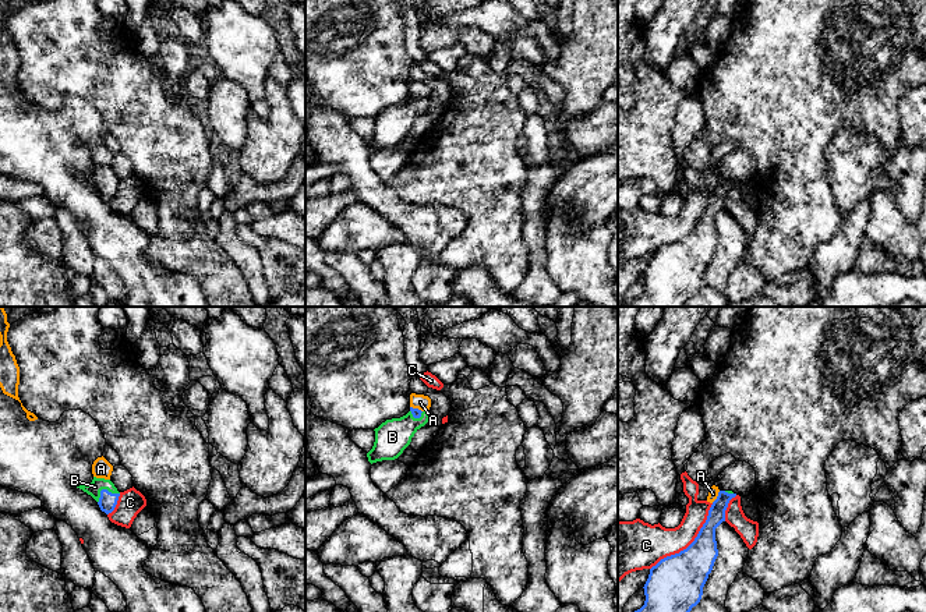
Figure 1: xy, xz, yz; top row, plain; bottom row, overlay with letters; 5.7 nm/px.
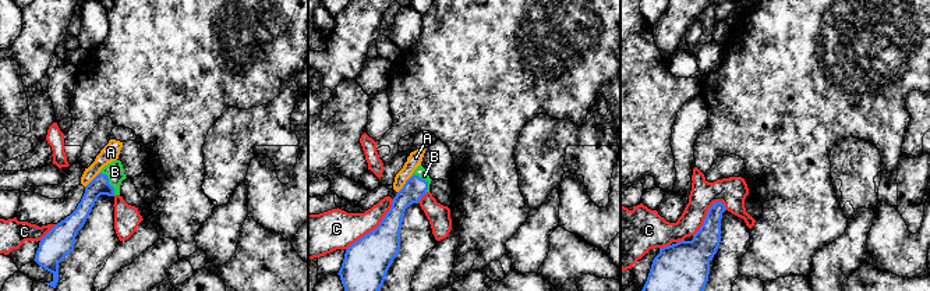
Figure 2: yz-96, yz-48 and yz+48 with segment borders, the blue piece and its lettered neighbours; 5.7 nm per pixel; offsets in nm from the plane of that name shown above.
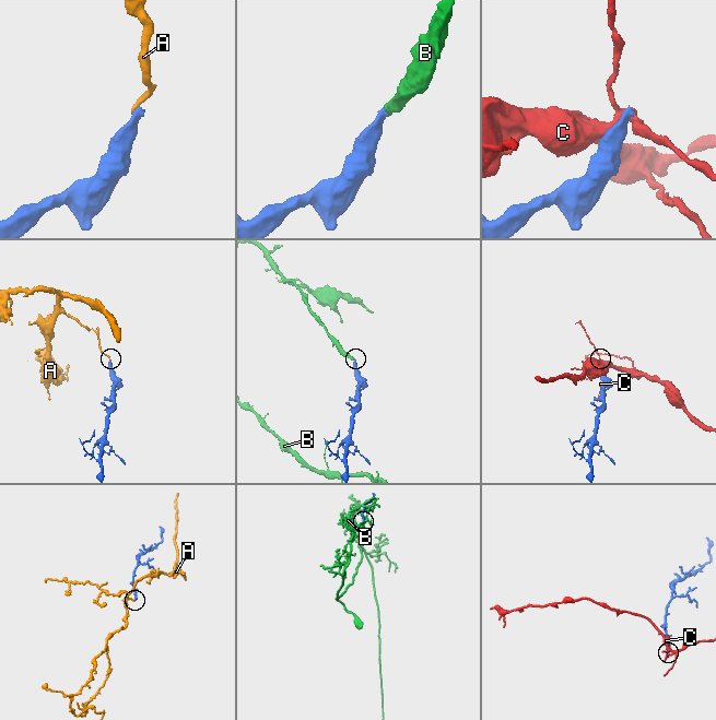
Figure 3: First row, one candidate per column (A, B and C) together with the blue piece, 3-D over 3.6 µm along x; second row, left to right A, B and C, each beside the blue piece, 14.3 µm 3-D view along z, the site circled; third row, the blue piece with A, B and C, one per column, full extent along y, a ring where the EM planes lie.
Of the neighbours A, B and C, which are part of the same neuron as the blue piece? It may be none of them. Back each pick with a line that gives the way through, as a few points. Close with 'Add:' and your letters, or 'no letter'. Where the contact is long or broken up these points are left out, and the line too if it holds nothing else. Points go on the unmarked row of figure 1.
B: Path across: xy (108, 188), (103, 177), (98, 172)
Add: B

